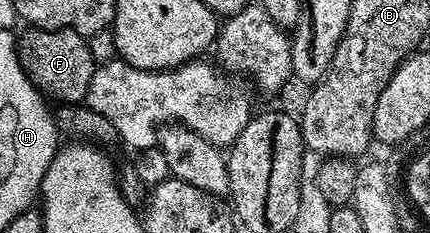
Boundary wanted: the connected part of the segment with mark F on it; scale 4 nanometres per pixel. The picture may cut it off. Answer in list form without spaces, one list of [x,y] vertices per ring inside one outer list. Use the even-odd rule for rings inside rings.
[[[34,28],[32,31],[25,31],[22,37],[16,38],[17,42],[17,58],[21,61],[23,71],[29,76],[30,81],[37,86],[42,94],[48,95],[50,98],[58,97],[61,103],[81,103],[88,98],[89,88],[91,87],[91,79],[95,62],[89,43],[80,33],[71,31],[70,29],[39,29]]]

